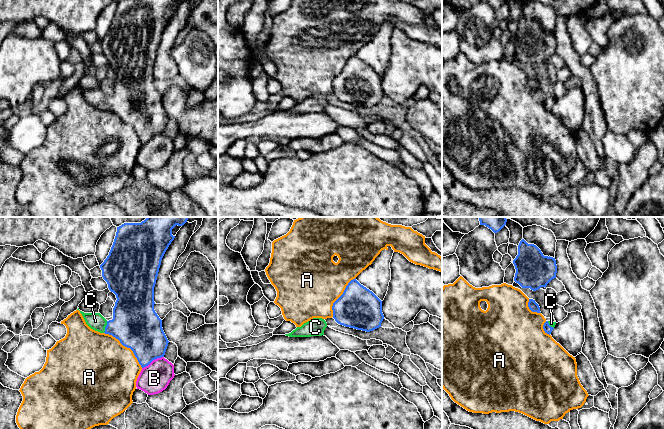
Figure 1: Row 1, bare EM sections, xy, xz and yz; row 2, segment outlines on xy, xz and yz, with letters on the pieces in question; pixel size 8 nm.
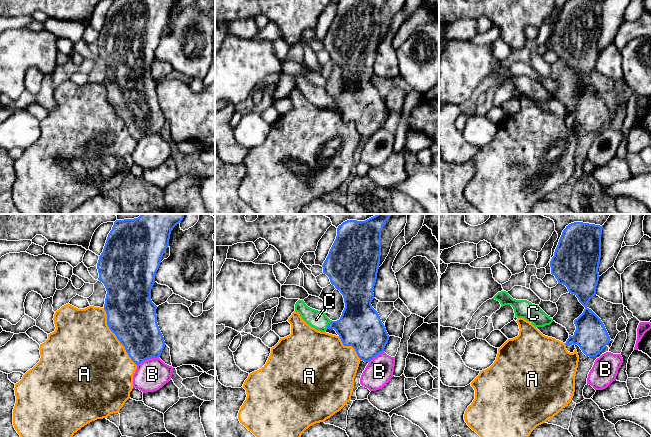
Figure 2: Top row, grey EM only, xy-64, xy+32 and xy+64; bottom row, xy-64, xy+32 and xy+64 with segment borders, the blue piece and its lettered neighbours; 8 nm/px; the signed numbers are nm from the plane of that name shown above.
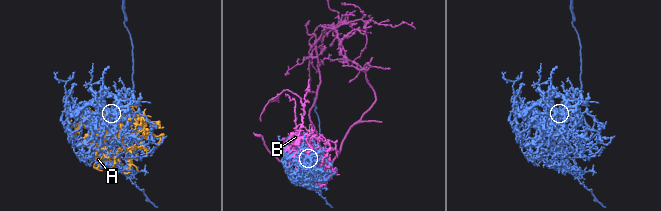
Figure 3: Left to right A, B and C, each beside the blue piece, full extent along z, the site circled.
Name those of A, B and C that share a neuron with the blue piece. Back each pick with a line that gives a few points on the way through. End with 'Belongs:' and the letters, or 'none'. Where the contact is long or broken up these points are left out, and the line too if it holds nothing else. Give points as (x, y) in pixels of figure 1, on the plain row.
C: across xy (135, 100), (123, 103), (105, 103), (95, 97)
Belongs: C

